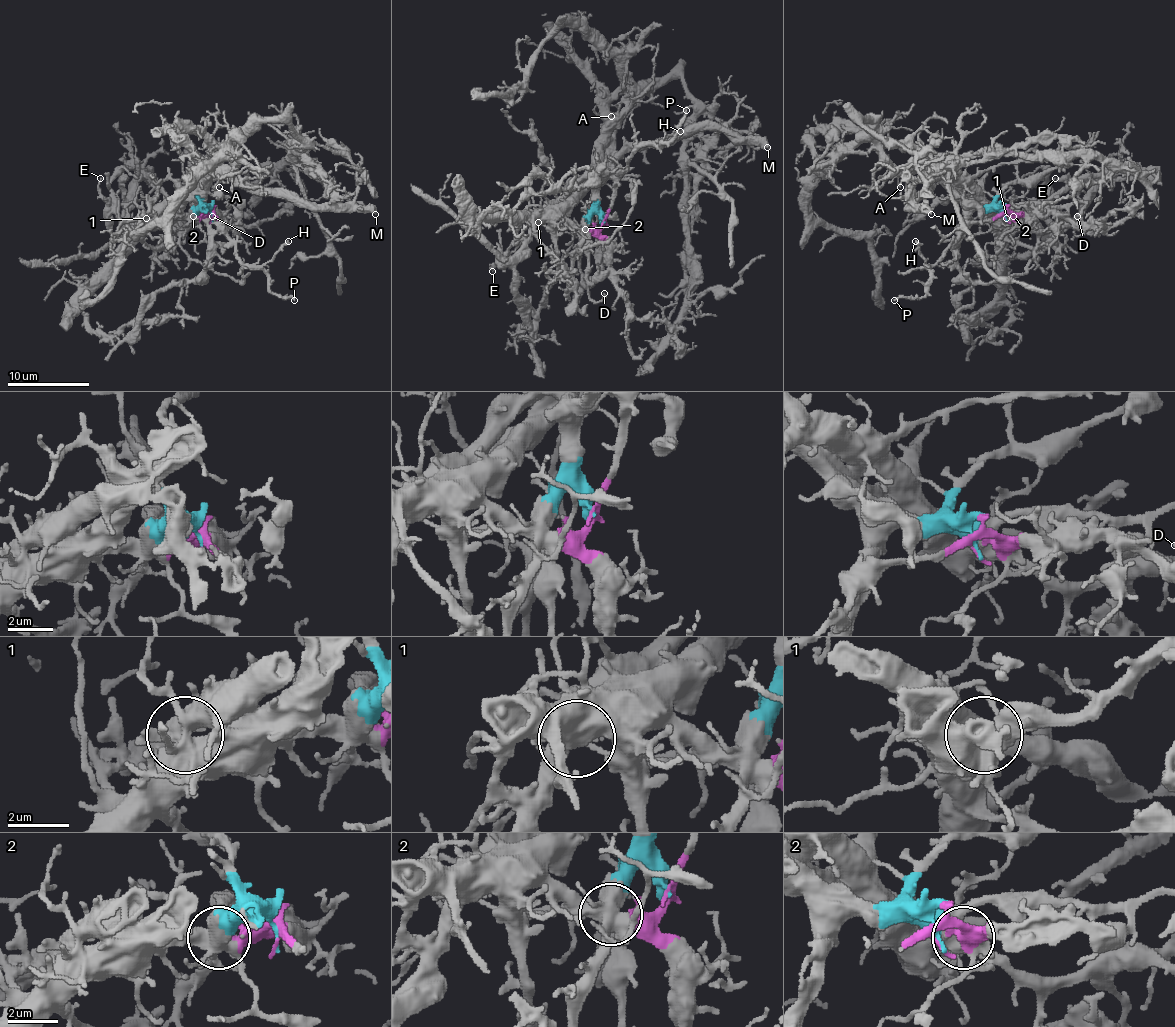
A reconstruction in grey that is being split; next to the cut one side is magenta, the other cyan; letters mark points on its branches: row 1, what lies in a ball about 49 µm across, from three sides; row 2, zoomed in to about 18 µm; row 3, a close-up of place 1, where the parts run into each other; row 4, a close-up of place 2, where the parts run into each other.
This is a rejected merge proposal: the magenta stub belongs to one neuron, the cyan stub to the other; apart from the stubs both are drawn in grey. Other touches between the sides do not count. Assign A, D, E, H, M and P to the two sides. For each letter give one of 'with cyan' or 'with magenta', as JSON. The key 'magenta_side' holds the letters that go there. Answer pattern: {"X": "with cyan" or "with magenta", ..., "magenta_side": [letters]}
{"A": "with cyan", "D": "with cyan", "E": "with cyan", "H": "with magenta", "M": "with magenta", "P": "with magenta", "magenta_side": ["H", "M", "P"]}

